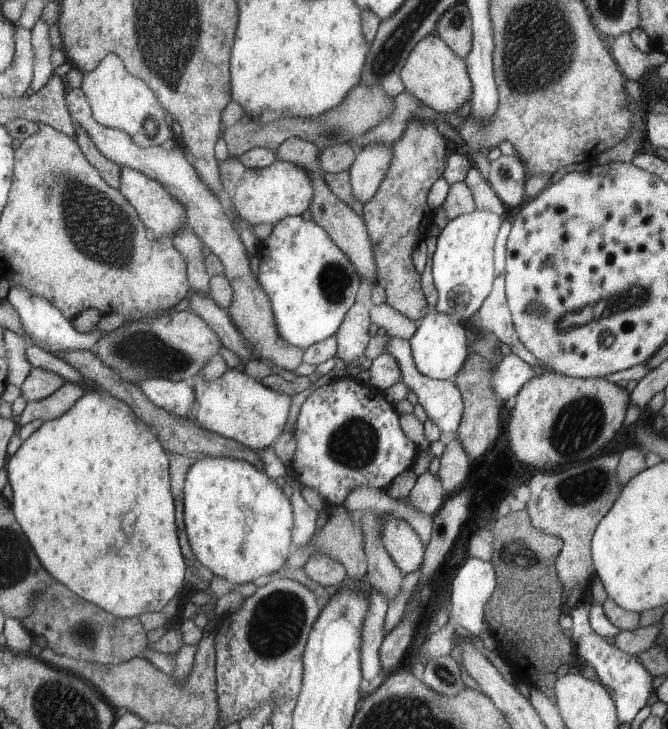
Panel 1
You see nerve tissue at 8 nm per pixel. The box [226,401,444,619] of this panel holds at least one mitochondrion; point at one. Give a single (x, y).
(353, 445)

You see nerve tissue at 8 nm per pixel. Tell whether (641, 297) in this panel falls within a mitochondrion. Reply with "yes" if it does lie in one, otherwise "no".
no

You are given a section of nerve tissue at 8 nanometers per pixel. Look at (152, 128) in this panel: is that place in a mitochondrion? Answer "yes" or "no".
yes

